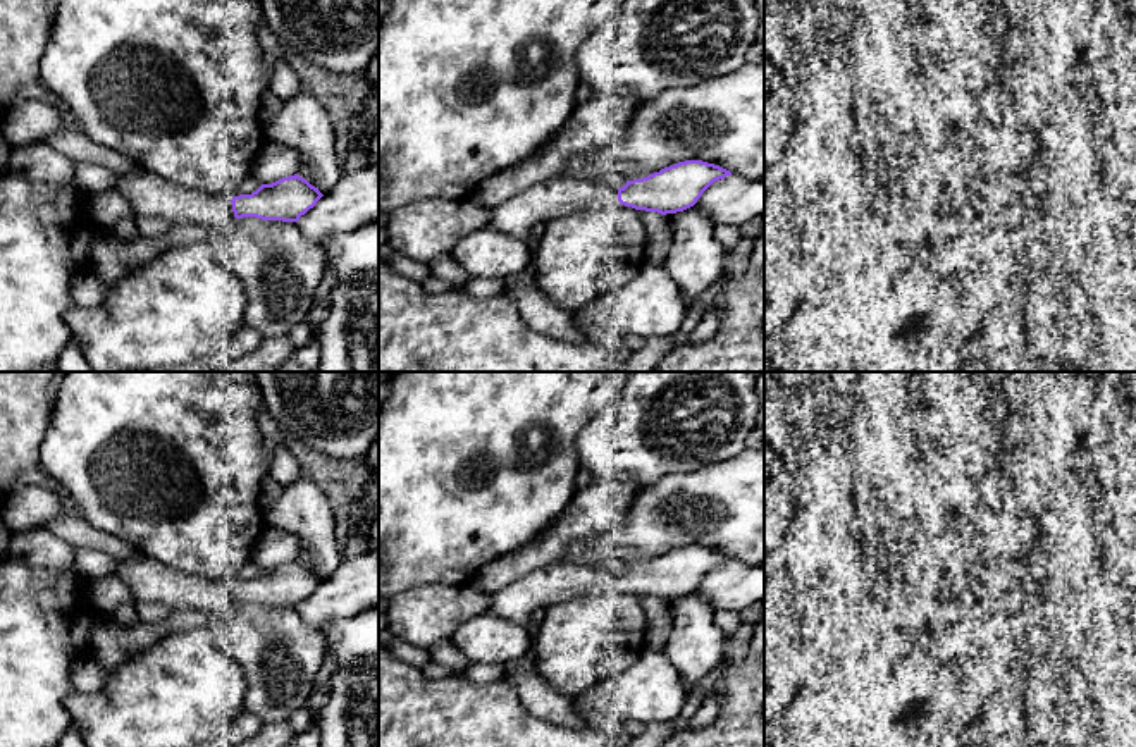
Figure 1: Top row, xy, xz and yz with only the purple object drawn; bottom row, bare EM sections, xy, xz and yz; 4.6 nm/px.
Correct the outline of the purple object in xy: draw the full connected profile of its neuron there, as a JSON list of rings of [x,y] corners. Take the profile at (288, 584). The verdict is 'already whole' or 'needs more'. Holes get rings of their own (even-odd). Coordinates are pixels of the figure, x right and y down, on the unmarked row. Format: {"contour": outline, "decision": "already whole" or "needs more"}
{"contour": [[[134,556],[119,561],[114,573],[126,582],[136,602],[162,602],[177,609],[200,609],[207,613],[224,613],[234,604],[256,602],[262,606],[298,608],[324,582],[318,573],[312,571],[298,559],[282,563],[272,570],[262,570],[251,580],[239,580],[232,585],[225,580],[212,580],[208,577],[179,571],[172,566],[146,556]]], "decision": "needs more"}

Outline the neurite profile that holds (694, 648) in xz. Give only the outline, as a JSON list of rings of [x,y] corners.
[[[697,592],[678,597],[663,652],[676,668],[687,694],[725,659],[723,644],[711,602]]]

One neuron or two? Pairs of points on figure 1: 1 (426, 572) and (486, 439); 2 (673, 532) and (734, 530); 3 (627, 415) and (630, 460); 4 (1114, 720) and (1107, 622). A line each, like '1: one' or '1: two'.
1: one
2: one
3: one
4: one

